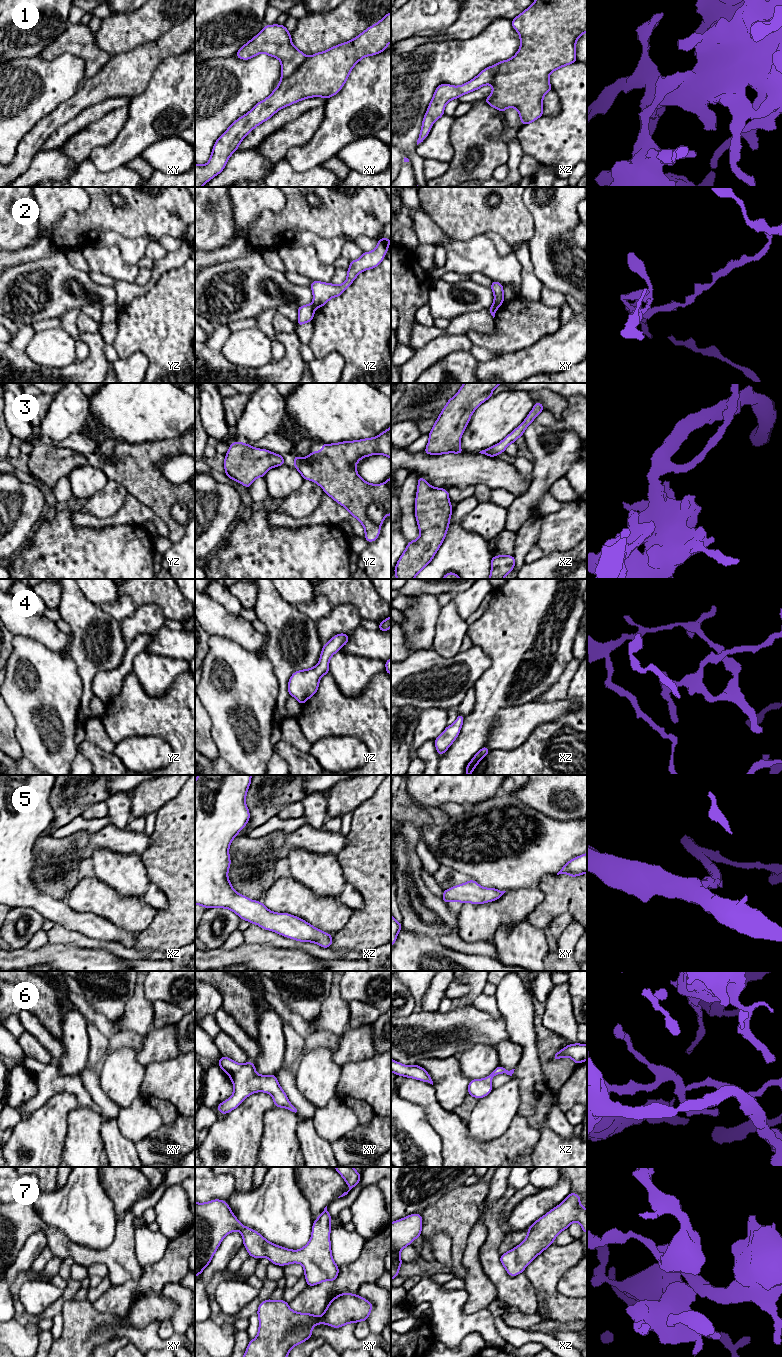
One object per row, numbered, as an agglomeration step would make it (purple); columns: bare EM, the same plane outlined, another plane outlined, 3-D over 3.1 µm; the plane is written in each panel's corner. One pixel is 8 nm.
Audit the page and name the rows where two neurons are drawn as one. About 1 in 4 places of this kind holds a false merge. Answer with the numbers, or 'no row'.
2

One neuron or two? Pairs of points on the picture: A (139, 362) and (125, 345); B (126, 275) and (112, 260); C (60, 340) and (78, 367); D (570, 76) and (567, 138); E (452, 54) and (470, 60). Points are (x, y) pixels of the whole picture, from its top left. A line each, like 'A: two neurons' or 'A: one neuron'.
A: two neurons
B: one neuron
C: two neurons
D: one neuron
E: one neuron

